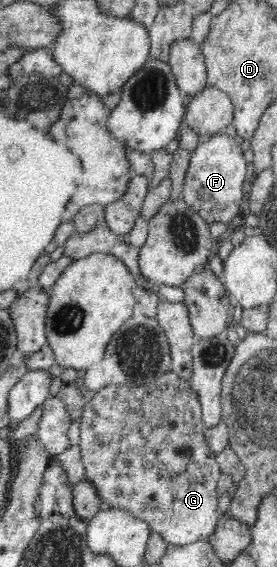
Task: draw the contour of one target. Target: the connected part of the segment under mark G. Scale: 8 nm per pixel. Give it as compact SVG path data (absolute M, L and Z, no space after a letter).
M169 368L161 375L157 375L151 384L139 384L131 386L129 383L107 383L95 391L91 400L84 404L81 418L80 429L80 453L84 464L84 478L89 481L97 491L99 498L104 506L108 508L118 508L119 510L129 511L135 518L147 524L151 531L157 531L168 542L168 544L186 545L197 539L209 539L214 531L218 519L221 517L217 507L217 481L221 470L216 460L215 451L209 447L206 440L206 426L202 417L201 401L197 391L193 389L190 379L183 379L177 372Z

